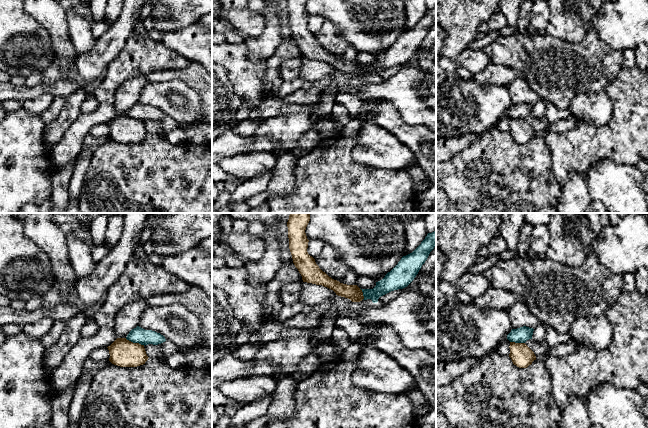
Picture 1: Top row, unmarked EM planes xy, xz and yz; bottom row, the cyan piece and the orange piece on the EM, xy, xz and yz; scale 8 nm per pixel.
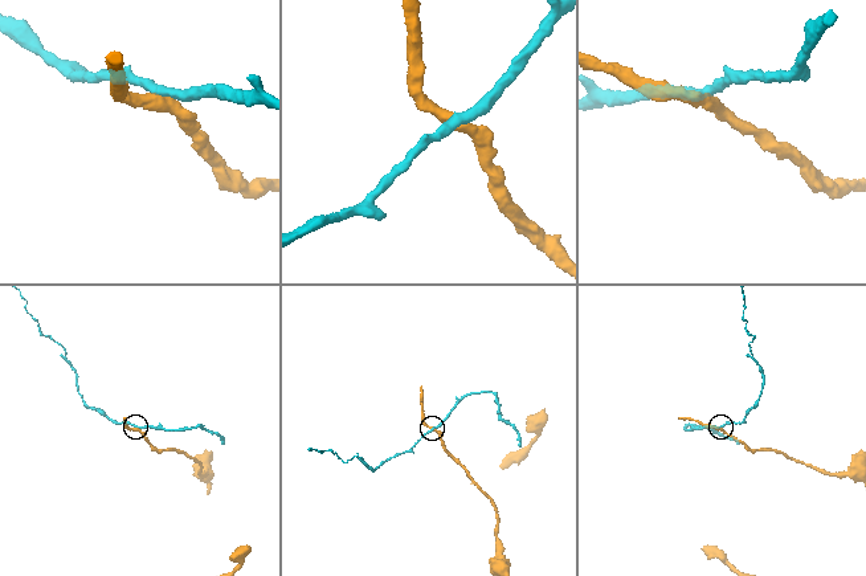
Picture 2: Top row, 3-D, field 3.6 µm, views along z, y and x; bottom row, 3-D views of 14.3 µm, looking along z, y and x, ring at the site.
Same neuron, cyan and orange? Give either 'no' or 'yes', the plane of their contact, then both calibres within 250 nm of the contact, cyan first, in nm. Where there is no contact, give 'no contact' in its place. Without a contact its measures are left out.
no; contact in xy; calibres 130 and 220 nm

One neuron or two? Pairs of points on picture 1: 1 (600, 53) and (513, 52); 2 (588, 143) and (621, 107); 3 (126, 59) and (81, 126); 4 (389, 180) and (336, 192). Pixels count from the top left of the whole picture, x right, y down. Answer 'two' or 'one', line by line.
1: one
2: one
3: one
4: one

